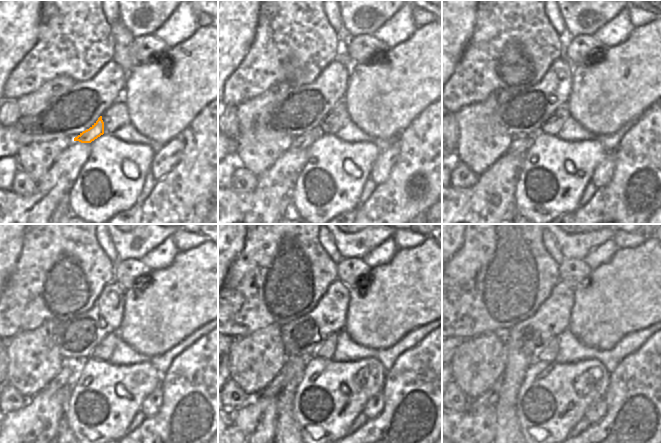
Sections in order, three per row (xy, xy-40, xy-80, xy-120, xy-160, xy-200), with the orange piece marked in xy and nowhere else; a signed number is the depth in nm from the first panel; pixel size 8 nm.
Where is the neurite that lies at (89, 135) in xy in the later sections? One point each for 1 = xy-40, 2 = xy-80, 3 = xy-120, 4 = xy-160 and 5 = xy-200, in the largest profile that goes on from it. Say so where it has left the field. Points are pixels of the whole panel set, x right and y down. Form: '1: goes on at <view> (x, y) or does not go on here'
1: goes on at xy-40 (303, 142)
2: goes on at xy-80 (520, 144)
3: goes on at xy-120 (70, 369)
4: goes on at xy-160 (278, 383)
5: goes on at xy-200 (490, 397)

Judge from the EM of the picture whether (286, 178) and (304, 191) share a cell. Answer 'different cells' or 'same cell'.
different cells

